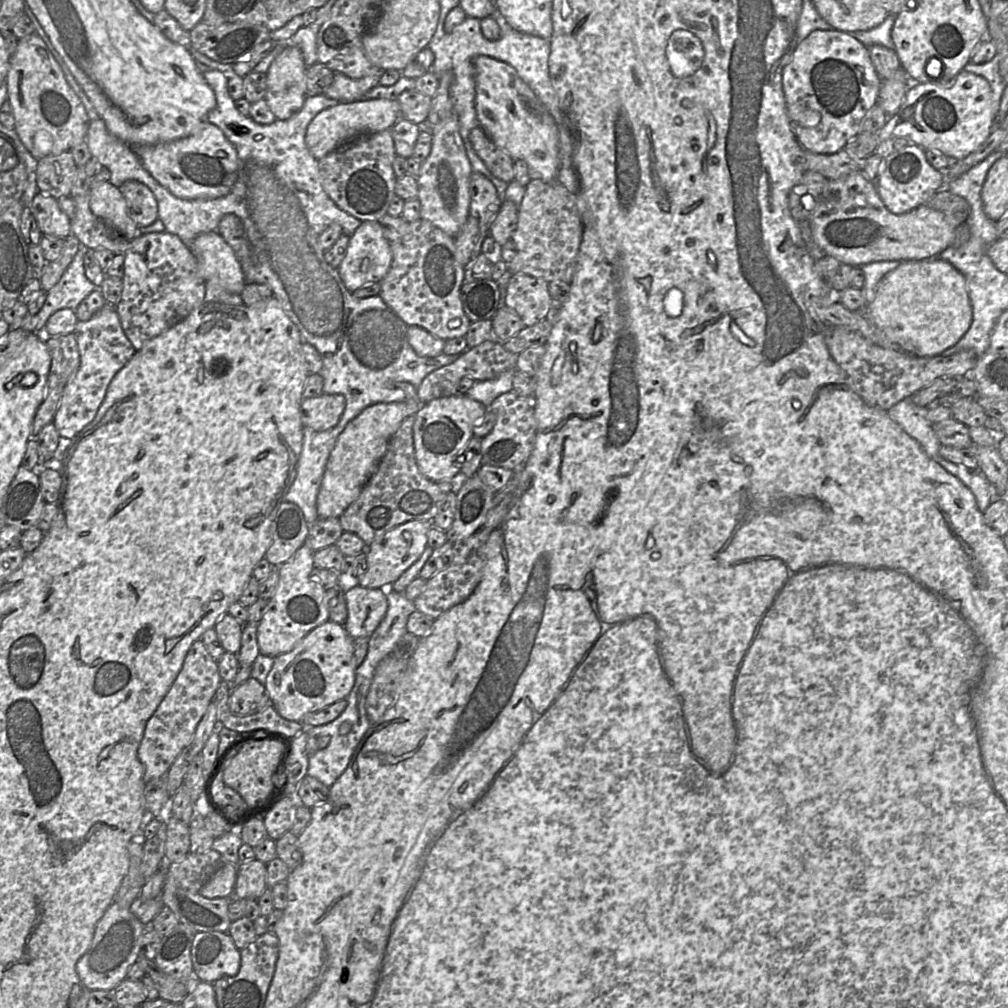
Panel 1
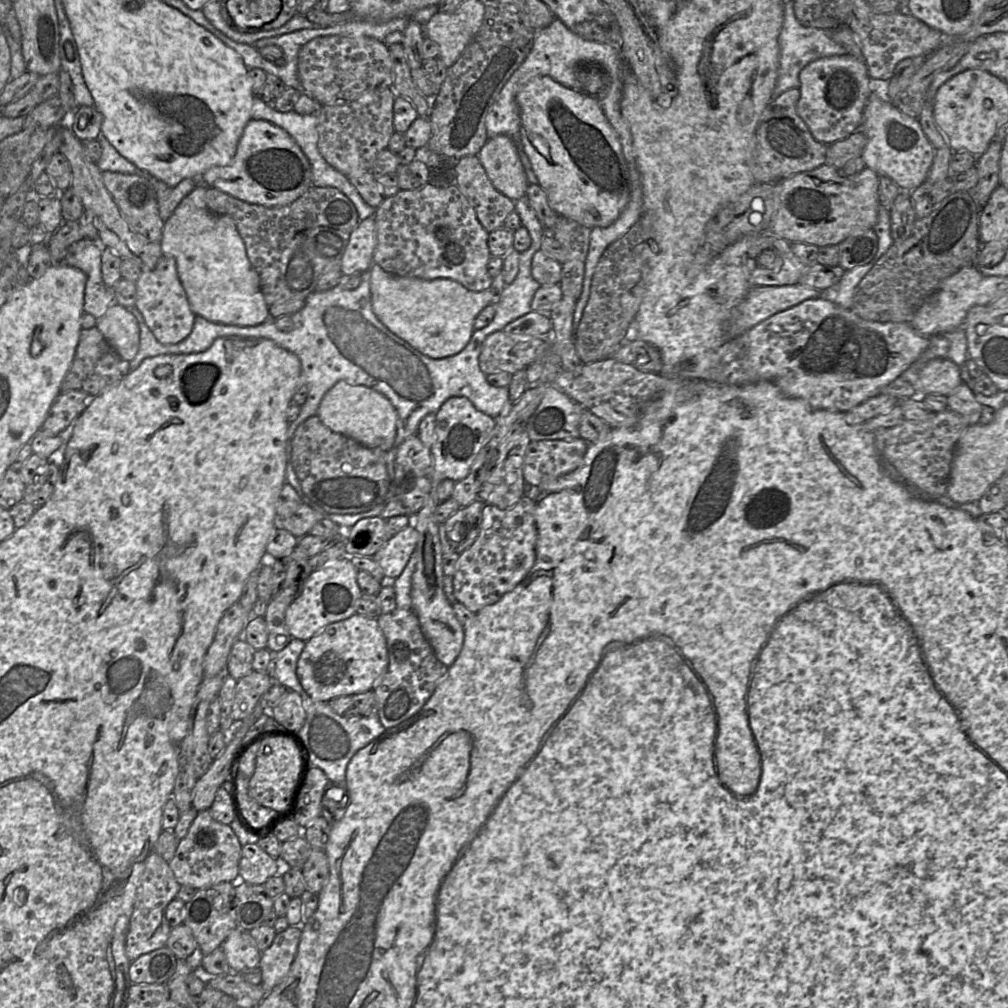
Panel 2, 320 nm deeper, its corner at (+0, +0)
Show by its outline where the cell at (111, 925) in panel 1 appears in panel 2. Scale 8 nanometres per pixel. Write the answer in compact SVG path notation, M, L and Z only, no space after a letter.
M151 852L145 861L145 868L136 889L134 907L126 935L125 953L130 961L166 945L172 928L165 917L165 909L176 897L180 887L169 863L157 853Z

